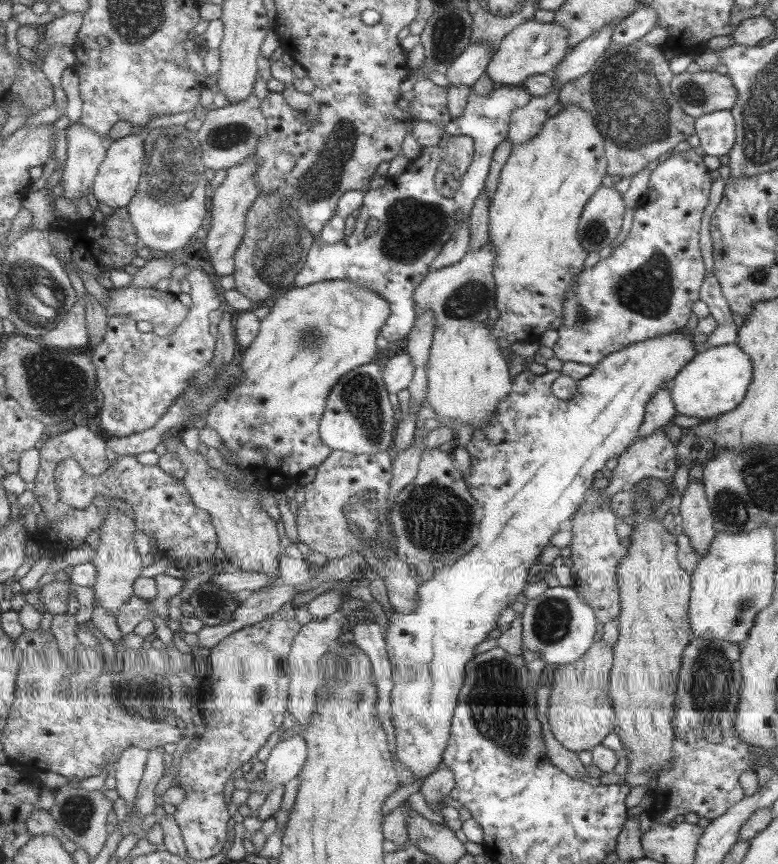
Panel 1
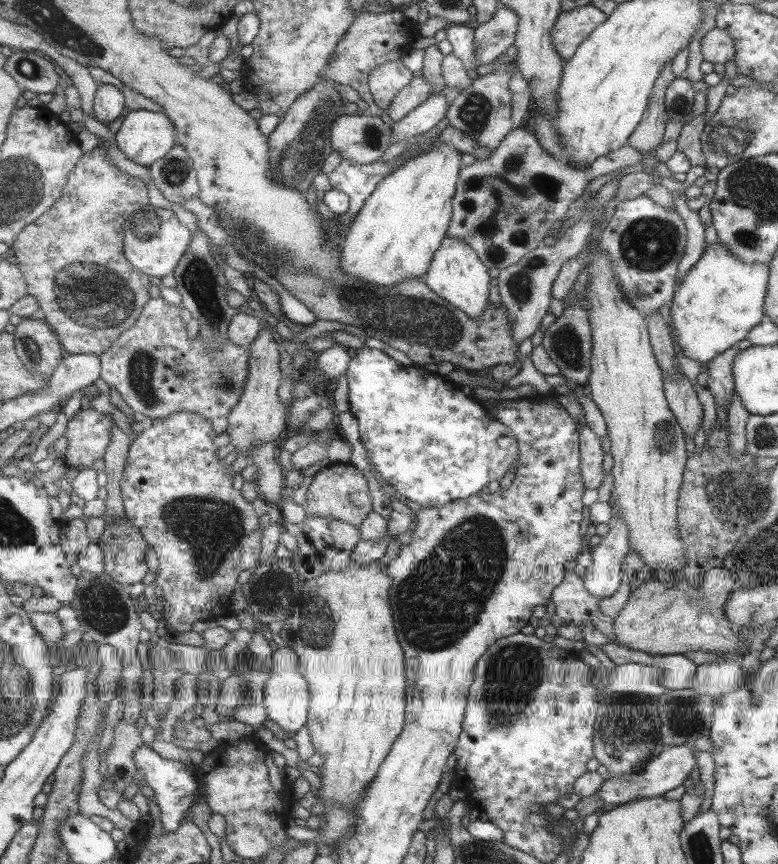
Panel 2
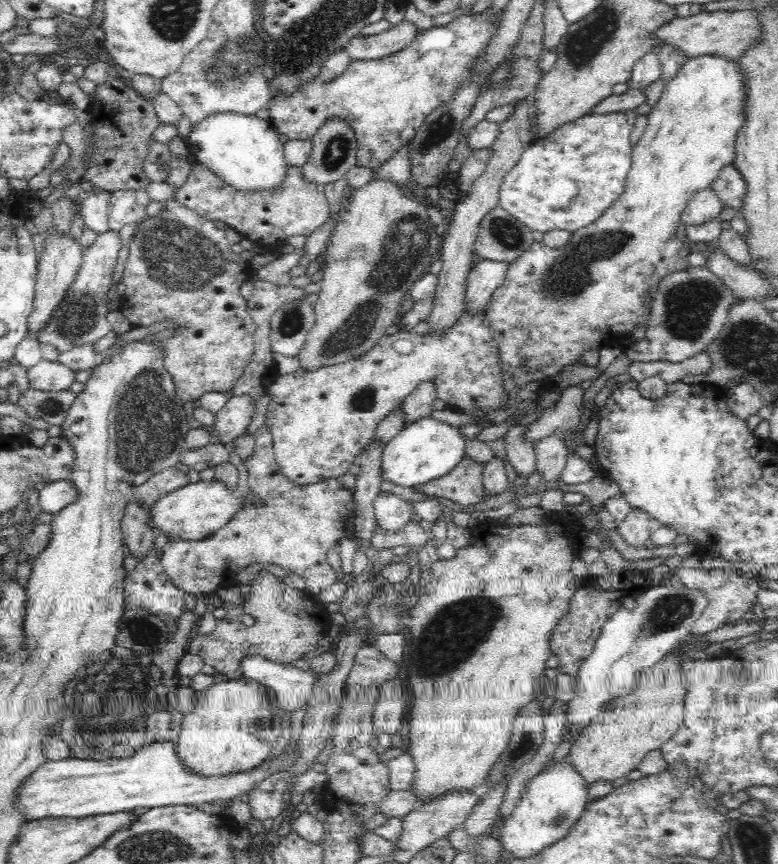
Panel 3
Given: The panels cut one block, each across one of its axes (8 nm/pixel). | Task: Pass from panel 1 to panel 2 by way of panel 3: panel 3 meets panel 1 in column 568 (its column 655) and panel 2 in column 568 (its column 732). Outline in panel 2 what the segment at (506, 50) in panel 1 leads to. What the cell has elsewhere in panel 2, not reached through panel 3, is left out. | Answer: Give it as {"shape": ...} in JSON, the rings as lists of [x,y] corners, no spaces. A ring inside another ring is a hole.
{"shape":[[[591,4],[561,11],[550,35],[562,60],[569,60],[582,42],[599,26],[607,14]]]}

